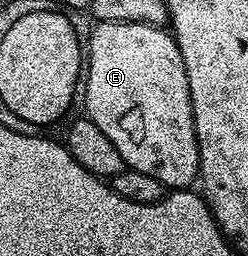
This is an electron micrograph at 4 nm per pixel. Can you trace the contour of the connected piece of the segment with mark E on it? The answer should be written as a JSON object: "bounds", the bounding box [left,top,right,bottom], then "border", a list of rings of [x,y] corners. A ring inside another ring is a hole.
{"bounds":[85,23,200,190],"border":[[[97,23],[86,51],[90,58],[85,102],[87,119],[92,120],[110,142],[114,142],[127,167],[142,170],[142,174],[150,174],[150,178],[158,178],[168,190],[184,190],[195,185],[200,175],[200,147],[196,141],[186,66],[175,35],[154,24]]]}

